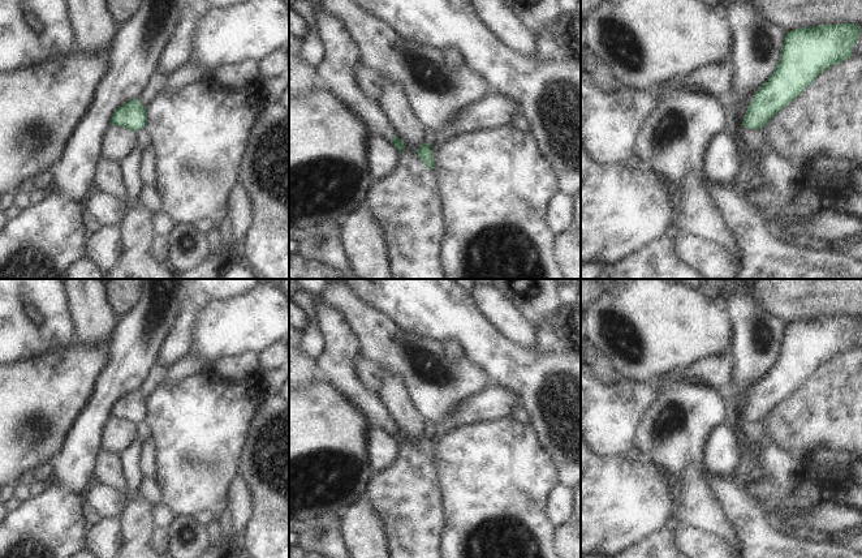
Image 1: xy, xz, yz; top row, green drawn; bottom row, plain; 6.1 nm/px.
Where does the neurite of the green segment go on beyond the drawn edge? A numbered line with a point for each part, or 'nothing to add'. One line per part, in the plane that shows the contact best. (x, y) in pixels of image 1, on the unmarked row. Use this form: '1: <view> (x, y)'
1: xz (336, 364)

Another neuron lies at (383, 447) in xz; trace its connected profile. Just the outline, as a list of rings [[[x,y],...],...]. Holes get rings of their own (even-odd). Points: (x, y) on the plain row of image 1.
[[[370,428],[367,433],[367,456],[374,471],[391,467],[398,456],[397,439],[383,428]]]

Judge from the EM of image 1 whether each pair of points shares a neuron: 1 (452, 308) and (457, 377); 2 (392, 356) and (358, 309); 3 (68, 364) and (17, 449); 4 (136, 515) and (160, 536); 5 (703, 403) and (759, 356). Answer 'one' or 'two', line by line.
1: two
2: one
3: one
4: two
5: two

